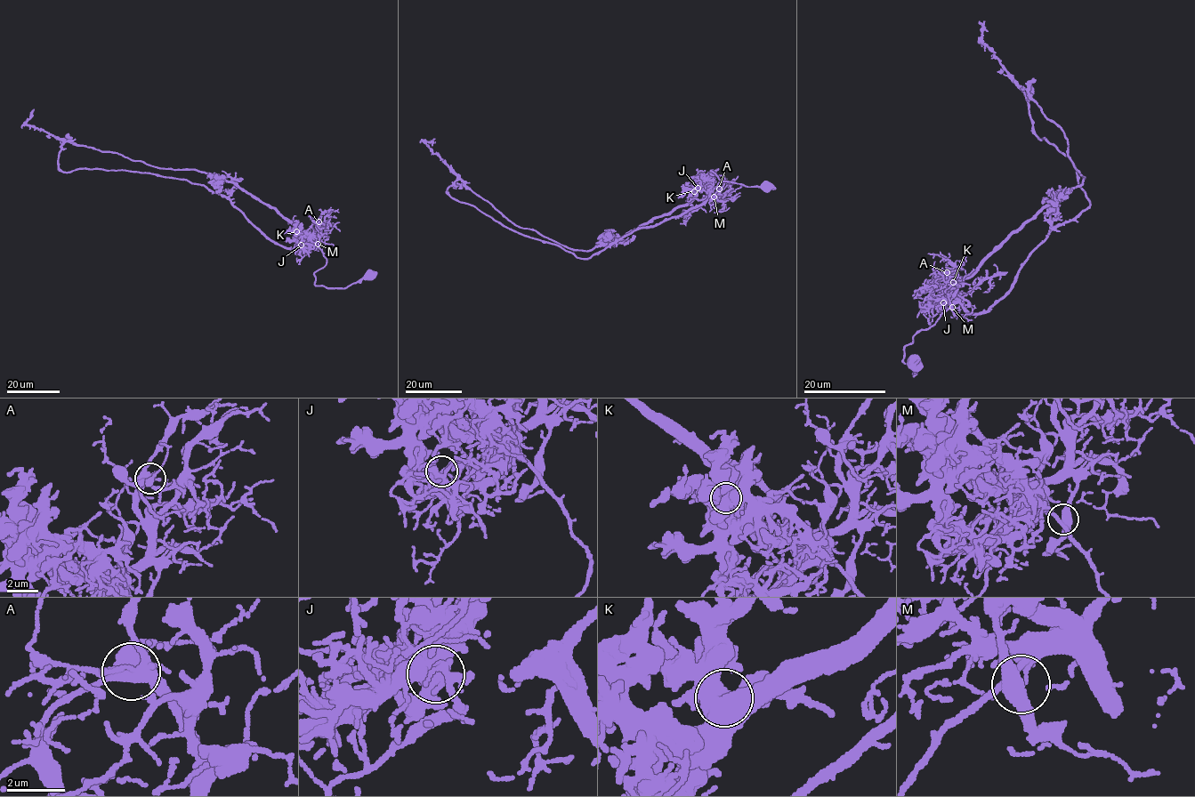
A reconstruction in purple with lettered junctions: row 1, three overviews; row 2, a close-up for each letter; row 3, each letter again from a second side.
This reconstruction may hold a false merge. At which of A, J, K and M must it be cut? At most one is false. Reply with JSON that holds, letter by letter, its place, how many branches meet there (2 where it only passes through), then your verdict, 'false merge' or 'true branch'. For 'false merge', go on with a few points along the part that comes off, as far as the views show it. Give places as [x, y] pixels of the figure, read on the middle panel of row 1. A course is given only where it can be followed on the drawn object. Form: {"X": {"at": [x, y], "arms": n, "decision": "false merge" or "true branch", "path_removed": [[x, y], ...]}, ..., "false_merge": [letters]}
{"A": {"at": [719, 189], "arms": 5, "decision": "true branch"}, "J": {"at": [698, 188], "arms": 4, "decision": "false merge", "path_removed": [[698, 188], [688, 203], [586, 251], [573, 250], [519, 227], [465, 186], [453, 188]]}, "K": {"at": [694, 191], "arms": 2, "decision": "true branch"}, "M": {"at": [714, 197], "arms": 4, "decision": "true branch"}, "false_merge": ["J"]}

